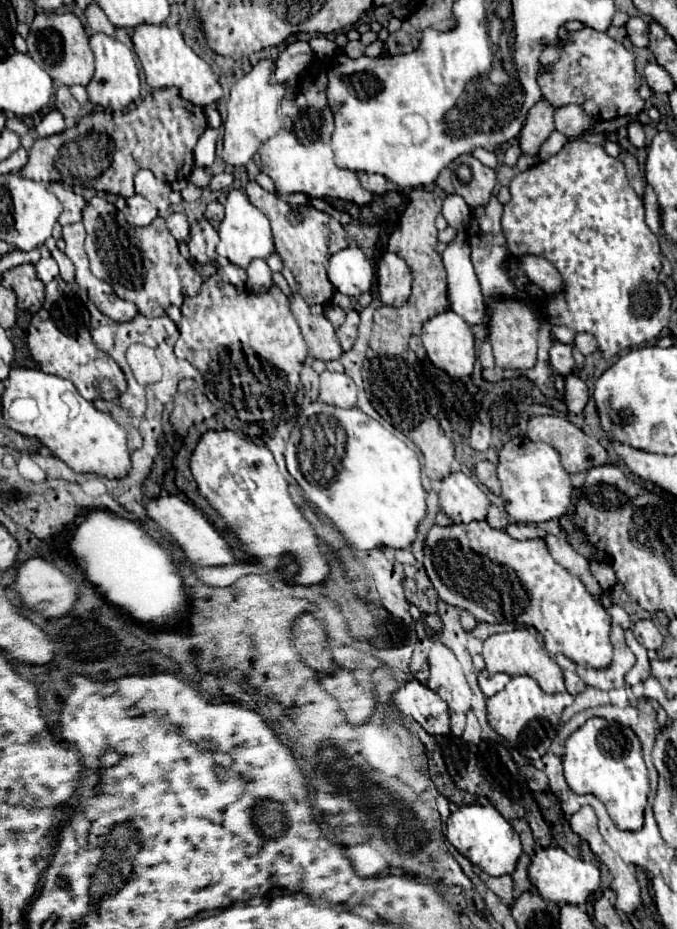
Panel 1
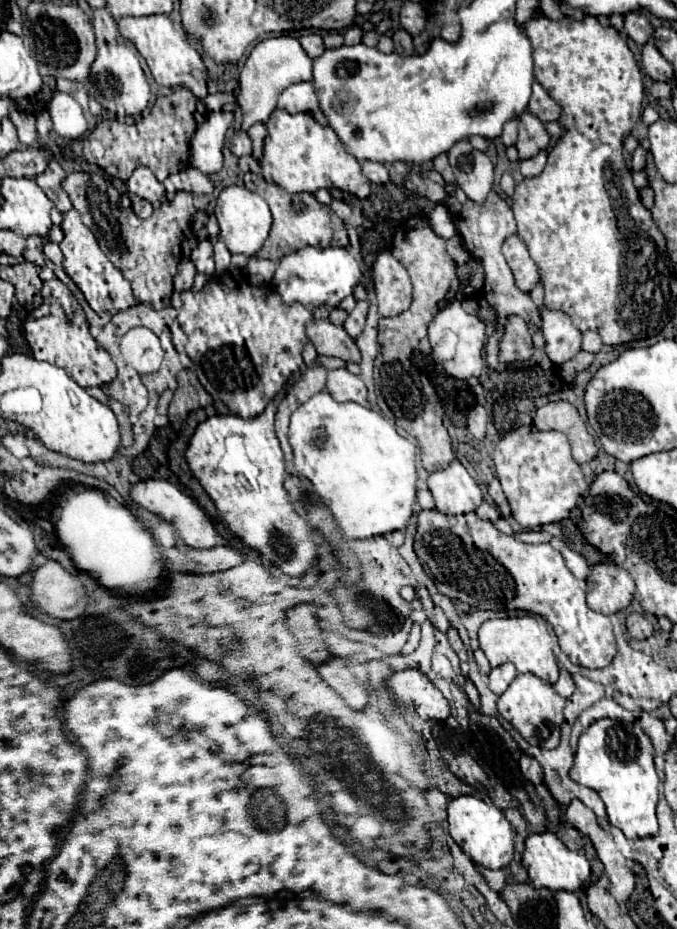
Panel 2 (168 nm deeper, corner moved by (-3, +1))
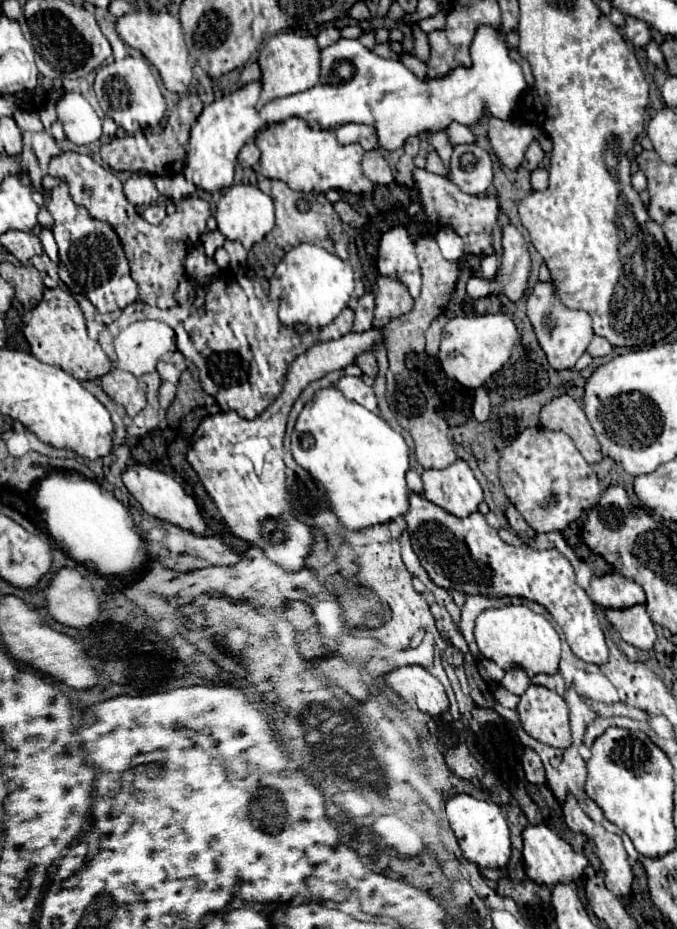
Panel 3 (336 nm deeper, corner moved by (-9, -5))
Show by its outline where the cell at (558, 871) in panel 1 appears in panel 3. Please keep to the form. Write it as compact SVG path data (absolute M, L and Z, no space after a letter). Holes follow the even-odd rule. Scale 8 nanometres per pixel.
M544 824L526 826L522 832L522 838L524 838L524 846L522 846L524 872L536 884L544 884L544 886L554 886L560 882L570 884L584 876L584 870L588 866L586 856L574 852L572 846L566 840L562 840L556 832L552 832L548 826L544 826Z

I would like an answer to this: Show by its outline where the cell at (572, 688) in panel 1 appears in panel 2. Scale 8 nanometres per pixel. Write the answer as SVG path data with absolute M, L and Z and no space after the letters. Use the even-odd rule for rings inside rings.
M562 668L560 670L560 678L558 678L558 682L552 686L560 696L564 696L564 698L570 698L572 694L574 694L574 680L572 680L572 676L570 676L570 672L566 670L566 668Z

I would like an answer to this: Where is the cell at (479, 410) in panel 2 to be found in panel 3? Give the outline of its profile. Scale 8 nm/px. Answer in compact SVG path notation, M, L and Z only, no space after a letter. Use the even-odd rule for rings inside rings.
M478 388L476 394L474 394L472 412L474 412L474 418L476 418L478 422L488 420L488 414L490 414L490 400L488 400L488 392L486 392L484 388Z

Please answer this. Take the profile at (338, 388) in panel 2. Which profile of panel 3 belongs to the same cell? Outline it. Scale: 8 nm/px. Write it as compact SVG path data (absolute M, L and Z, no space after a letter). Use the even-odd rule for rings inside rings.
M342 376L338 381L338 384L335 384L334 386L338 386L338 388L340 388L340 392L342 392L348 400L358 402L358 404L362 404L364 408L368 408L368 410L372 410L372 412L378 412L378 404L376 404L374 390L372 390L370 386L366 386L366 384L362 382L362 378L356 378L356 376Z

